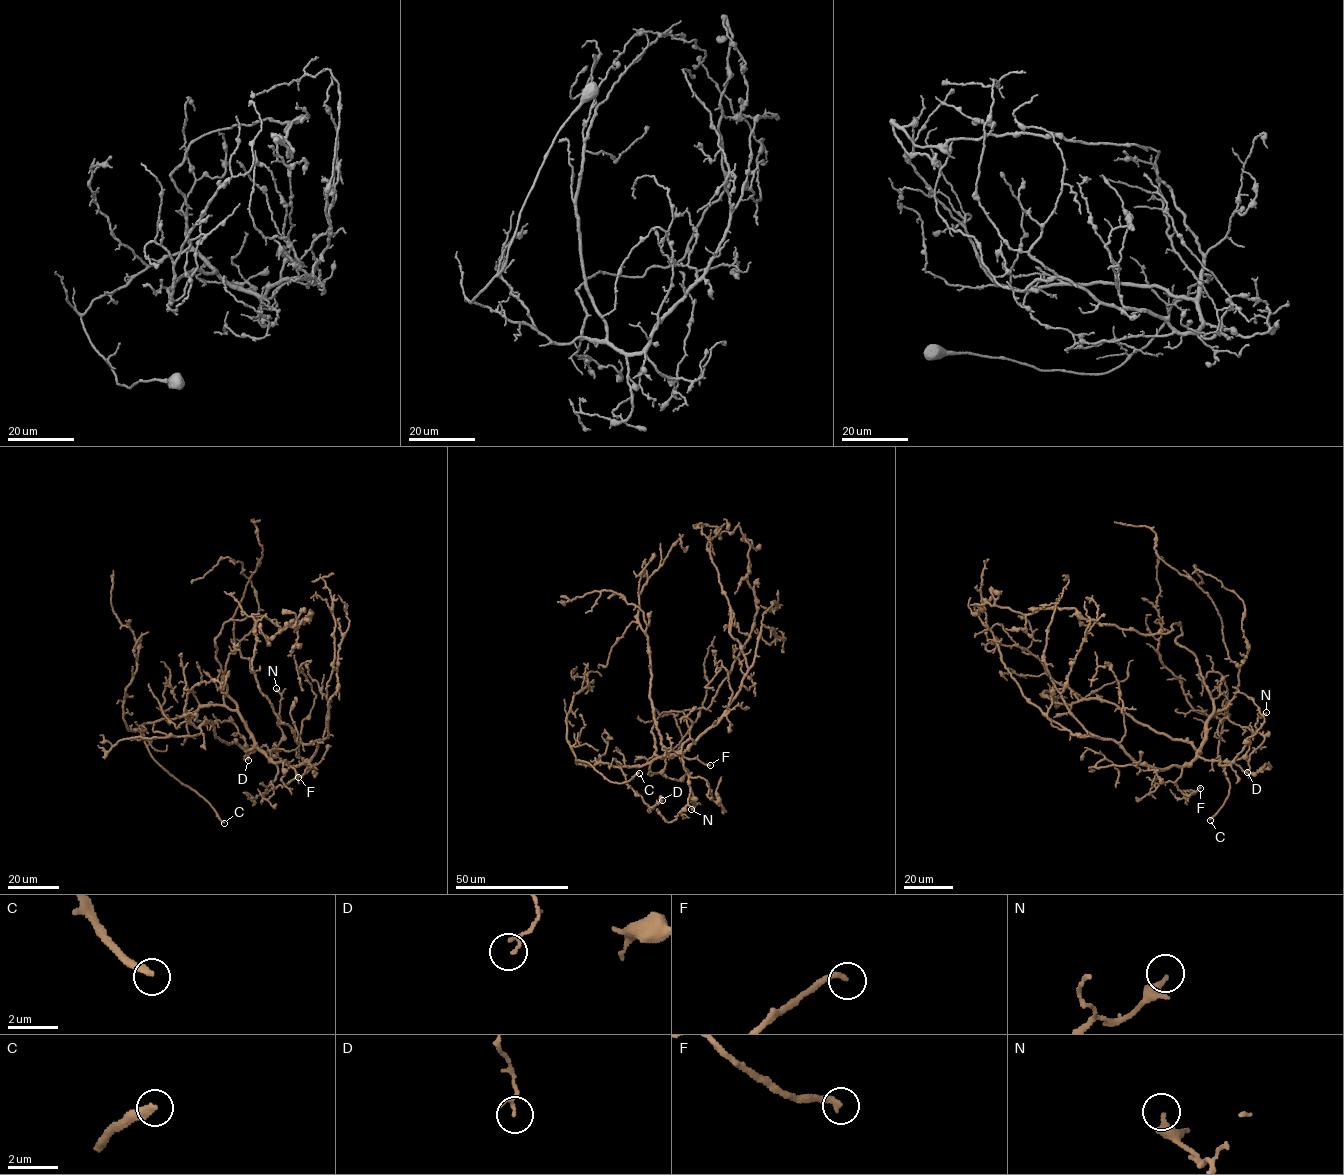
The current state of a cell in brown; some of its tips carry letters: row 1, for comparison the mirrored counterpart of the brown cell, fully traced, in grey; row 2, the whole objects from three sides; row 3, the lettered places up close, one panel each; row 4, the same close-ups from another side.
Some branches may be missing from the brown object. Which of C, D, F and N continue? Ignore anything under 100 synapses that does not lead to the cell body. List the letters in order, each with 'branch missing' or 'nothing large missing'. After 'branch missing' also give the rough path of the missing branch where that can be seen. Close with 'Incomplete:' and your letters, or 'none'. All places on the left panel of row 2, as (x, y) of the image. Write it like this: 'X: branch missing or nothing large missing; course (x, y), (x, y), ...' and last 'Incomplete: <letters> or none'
C: branch missing
D: nothing large missing
F: nothing large missing
N: nothing large missing
Incomplete: C

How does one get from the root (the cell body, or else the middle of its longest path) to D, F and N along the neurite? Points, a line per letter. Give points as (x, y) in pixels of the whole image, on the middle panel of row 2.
D: (664, 756), (638, 766), (620, 768), (627, 784), (650, 808), (662, 800)
F: (664, 756), (682, 753), (695, 743), (691, 738), (683, 744), (681, 754), (710, 765)
N: (664, 756), (678, 752), (681, 755), (695, 799), (691, 800), (696, 803), (691, 809)

